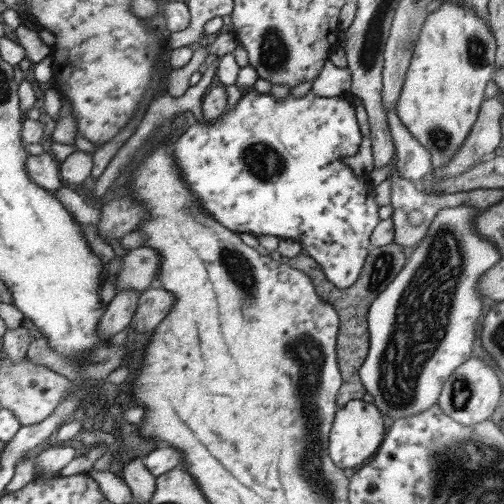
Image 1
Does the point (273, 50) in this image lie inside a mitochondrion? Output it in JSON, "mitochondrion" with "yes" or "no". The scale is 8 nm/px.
{"mitochondrion":"yes"}

